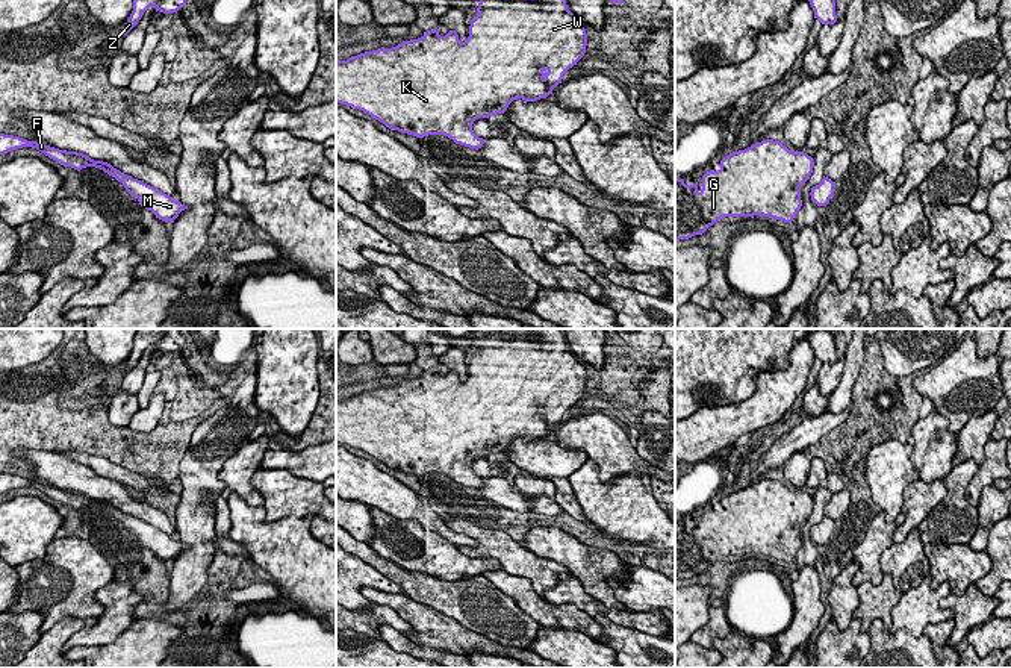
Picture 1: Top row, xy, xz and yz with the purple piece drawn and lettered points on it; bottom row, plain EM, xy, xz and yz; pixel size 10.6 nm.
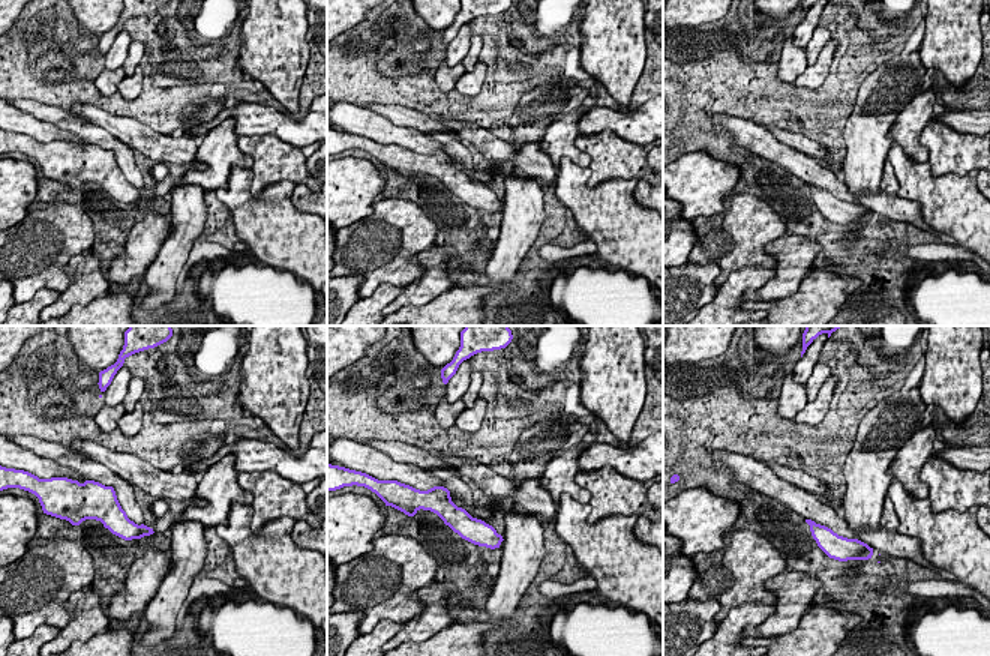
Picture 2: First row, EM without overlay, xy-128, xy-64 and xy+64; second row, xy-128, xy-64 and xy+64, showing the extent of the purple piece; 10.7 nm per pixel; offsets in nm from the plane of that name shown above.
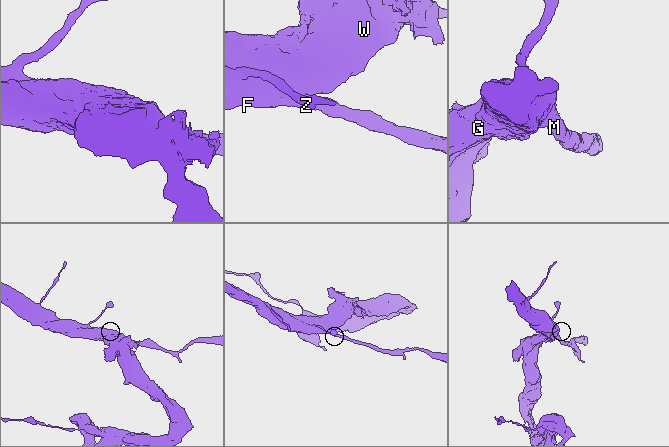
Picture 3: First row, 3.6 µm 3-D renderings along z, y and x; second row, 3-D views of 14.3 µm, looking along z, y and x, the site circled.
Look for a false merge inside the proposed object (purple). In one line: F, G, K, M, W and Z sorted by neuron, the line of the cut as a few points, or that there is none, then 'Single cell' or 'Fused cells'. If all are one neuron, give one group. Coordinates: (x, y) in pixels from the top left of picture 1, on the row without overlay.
Groups: F G K M W Z. No split. Single cell

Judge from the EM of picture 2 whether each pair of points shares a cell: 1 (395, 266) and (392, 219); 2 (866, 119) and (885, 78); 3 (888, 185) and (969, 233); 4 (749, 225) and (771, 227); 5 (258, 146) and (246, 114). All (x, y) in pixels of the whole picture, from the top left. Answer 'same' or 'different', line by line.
1: same
2: same
3: different
4: same
5: different

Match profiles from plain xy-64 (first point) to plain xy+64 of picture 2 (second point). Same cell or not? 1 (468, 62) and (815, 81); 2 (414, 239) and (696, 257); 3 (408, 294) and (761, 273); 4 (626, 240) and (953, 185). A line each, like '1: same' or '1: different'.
1: different
2: same
3: different
4: same

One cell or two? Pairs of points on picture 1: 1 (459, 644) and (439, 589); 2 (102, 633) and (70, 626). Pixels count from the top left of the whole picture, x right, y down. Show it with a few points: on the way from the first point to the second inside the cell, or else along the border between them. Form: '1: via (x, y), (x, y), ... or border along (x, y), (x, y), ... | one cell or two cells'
1: border along (415, 602), (429, 605), (456, 618), (479, 635) | two cells
2: border along (99, 617), (93, 624), (80, 627), (61, 652) | two cells

